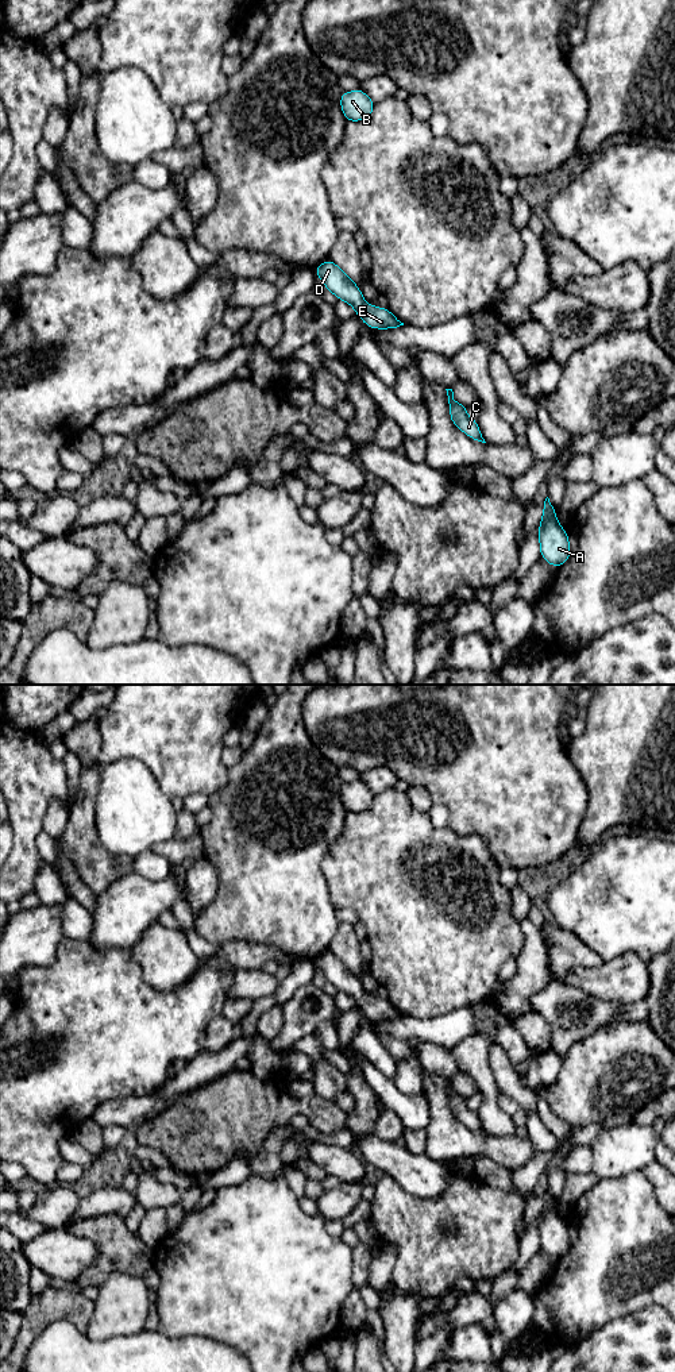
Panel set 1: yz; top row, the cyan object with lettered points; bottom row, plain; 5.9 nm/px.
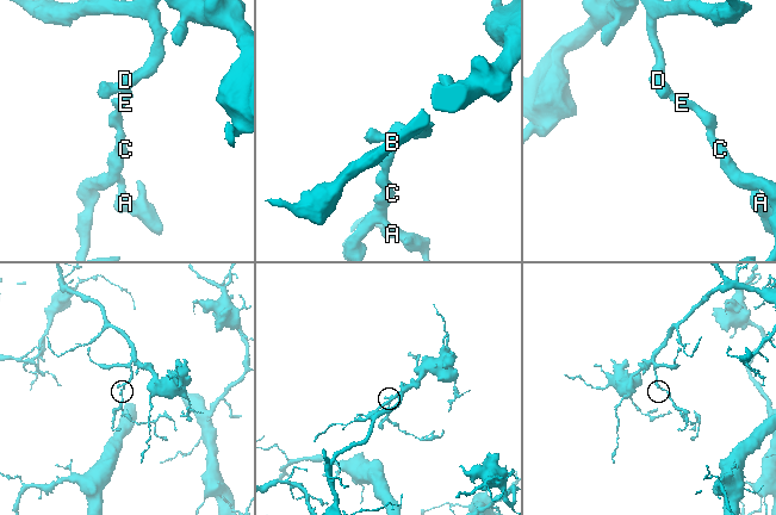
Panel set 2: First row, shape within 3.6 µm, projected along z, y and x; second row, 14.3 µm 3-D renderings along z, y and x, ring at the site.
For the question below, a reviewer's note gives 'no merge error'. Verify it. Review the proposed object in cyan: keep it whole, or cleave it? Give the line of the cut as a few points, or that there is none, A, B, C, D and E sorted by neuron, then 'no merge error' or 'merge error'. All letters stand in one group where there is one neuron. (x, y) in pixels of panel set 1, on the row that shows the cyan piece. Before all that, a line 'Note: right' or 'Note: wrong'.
Note: right
no cut; A B C D E; no merge error

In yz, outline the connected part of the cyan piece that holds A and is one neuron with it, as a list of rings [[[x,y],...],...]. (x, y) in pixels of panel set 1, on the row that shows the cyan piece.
[[[547,497],[543,506],[543,517],[539,525],[539,543],[541,559],[554,567],[566,563],[571,555],[567,531],[555,517],[556,506]]]

